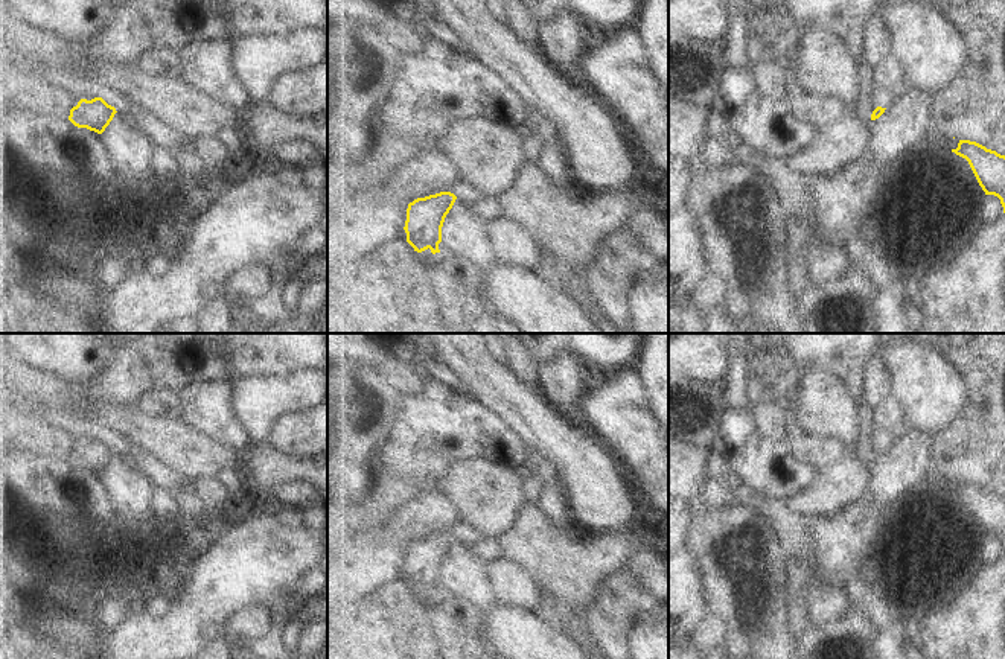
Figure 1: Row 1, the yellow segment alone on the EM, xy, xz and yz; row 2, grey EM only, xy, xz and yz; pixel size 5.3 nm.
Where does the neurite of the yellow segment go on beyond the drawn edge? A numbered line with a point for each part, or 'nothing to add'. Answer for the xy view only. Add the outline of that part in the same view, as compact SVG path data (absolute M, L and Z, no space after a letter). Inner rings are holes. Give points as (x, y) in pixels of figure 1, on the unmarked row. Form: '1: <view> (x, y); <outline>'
nothing to add

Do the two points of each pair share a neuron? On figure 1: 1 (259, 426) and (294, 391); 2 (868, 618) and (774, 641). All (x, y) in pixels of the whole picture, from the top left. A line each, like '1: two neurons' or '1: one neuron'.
1: one neuron
2: two neurons

